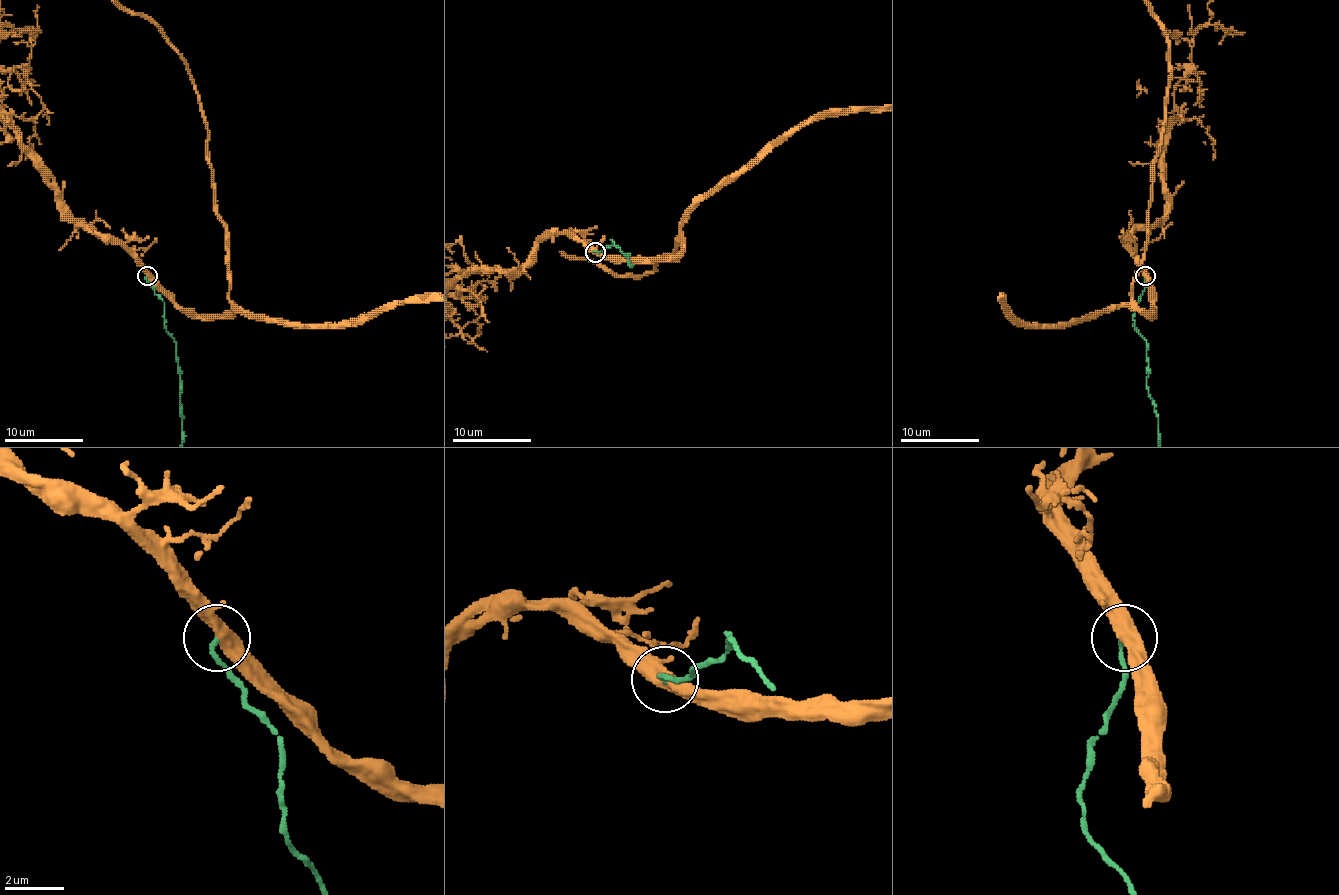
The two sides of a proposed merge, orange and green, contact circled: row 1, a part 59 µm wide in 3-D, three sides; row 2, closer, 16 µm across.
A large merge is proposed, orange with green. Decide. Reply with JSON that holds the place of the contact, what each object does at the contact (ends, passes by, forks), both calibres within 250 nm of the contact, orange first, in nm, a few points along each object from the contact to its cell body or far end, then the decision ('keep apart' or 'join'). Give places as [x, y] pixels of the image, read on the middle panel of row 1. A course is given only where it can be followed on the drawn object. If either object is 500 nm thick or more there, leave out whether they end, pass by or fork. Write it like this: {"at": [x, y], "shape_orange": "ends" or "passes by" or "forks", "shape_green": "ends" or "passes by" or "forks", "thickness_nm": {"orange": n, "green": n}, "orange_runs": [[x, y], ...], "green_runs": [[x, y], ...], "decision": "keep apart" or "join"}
{"at": [595, 252], "shape_orange": "passes by", "shape_green": "ends", "thickness_nm": {"orange": 480, "green": 150}, "decision": "keep apart"}

